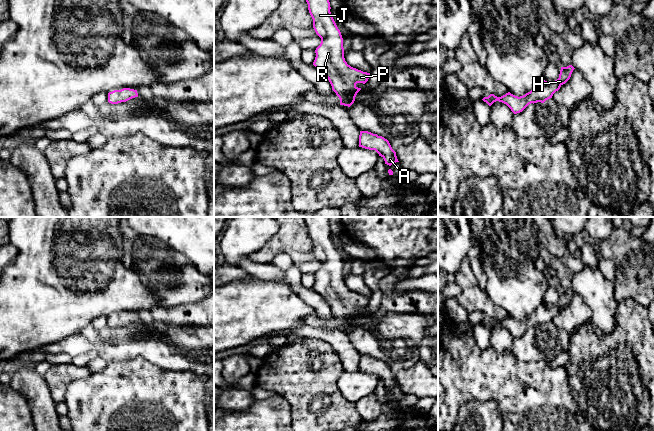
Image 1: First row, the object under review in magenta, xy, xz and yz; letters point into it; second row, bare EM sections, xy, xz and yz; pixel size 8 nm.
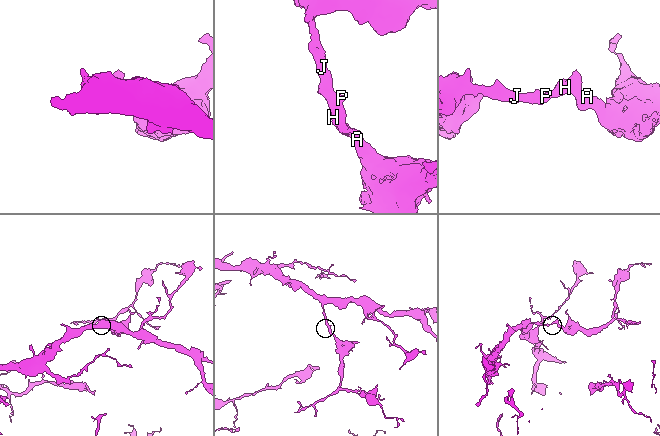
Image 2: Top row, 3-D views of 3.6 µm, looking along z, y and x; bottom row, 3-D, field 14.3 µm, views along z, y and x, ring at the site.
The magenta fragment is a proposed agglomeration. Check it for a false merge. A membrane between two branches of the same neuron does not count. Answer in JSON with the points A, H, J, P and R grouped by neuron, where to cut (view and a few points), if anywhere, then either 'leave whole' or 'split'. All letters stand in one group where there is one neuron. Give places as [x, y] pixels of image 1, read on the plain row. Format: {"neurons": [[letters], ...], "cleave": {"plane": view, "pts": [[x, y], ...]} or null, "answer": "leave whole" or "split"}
{"neurons": [["A", "H", "J", "P", "R"]], "cleave": null, "answer": "leave whole"}

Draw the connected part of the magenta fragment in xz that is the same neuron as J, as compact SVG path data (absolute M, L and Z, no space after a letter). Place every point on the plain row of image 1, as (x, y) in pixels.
M328 217L303 218L313 243L313 252L321 262L313 289L328 302L340 329L350 331L361 314L356 308L365 308L370 297L353 292L345 285L343 262L331 239Z

